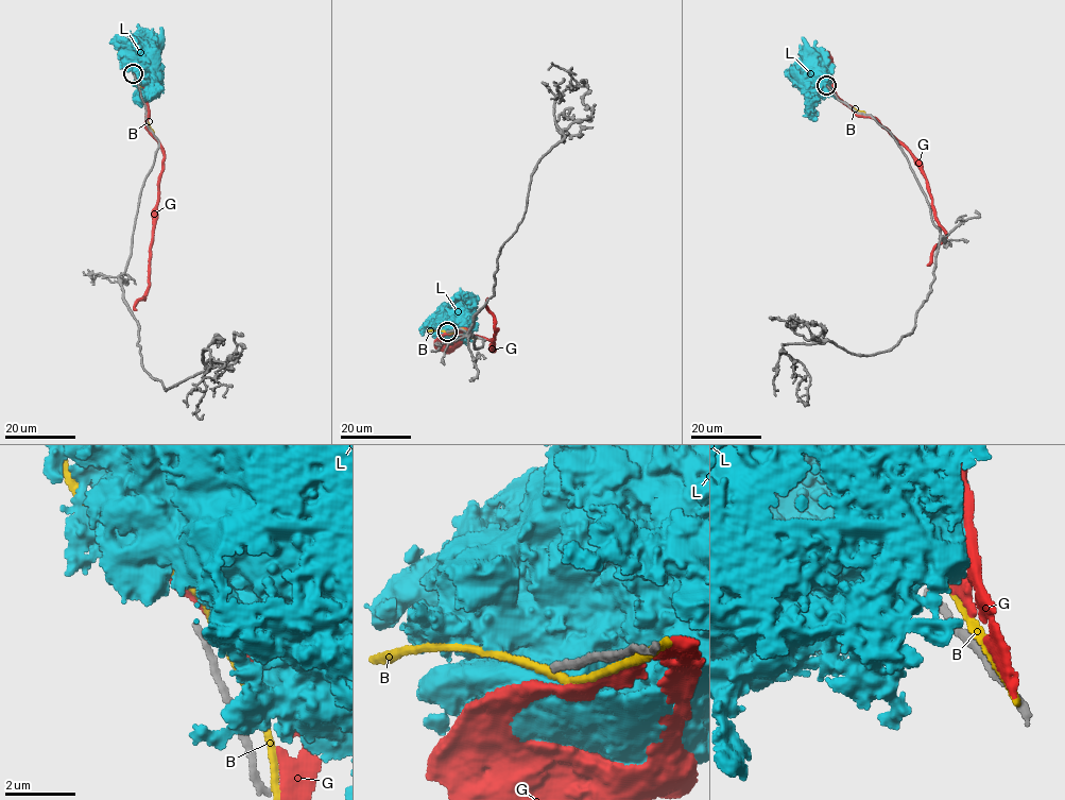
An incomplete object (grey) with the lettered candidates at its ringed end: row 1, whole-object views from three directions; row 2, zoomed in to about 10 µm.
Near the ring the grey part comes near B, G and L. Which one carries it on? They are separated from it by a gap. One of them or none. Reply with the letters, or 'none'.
none

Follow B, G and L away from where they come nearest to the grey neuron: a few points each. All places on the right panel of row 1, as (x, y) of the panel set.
B: (826, 83), (838, 100), (864, 113)
G: (827, 83), (822, 65)
L: (826, 83), (809, 81), (805, 74), (810, 74)

